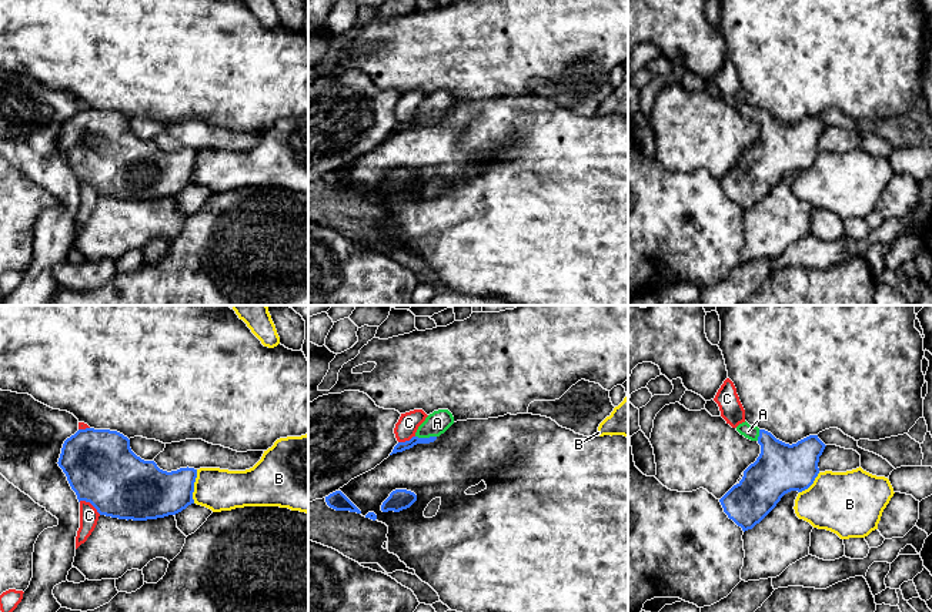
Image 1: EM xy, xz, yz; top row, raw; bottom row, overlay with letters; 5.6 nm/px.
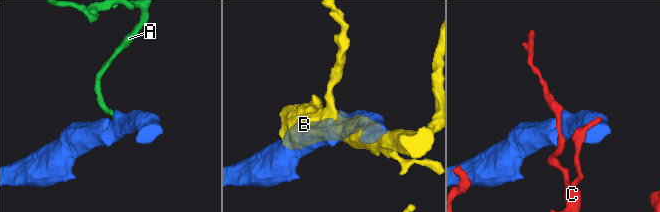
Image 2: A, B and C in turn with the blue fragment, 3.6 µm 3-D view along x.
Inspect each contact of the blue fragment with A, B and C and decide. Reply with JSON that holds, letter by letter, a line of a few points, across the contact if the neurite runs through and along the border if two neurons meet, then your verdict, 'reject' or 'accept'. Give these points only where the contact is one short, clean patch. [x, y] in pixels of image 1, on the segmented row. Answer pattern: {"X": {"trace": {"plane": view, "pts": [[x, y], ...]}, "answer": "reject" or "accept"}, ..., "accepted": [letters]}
{"A": {"answer": "accept"}, "B": {"answer": "reject"}, "C": {"answer": "reject"}, "accepted": ["A"]}

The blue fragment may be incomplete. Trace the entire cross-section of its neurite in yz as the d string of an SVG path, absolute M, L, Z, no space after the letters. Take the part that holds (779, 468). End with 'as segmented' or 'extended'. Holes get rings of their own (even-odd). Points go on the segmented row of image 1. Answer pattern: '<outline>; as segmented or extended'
M746 421L739 424L736 431L756 441L761 454L719 502L728 518L745 532L759 524L785 494L802 492L814 484L819 474L819 457L826 445L818 435L789 445Z; extended

